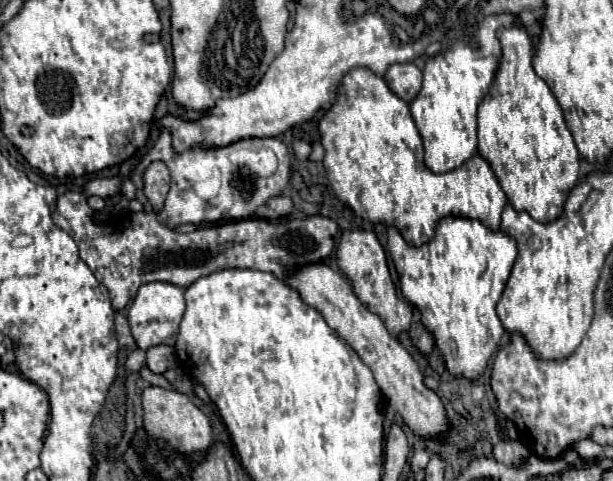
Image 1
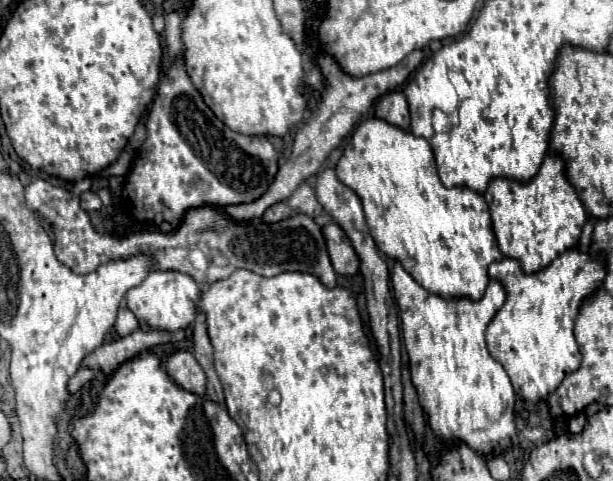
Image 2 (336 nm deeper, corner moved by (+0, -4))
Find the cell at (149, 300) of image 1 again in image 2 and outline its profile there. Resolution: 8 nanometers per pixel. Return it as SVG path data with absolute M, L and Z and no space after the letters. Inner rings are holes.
M151 271L147 279L127 291L127 307L133 311L133 315L139 321L145 321L151 329L163 329L163 331L177 331L185 329L189 323L193 323L197 315L197 301L201 297L201 289L195 283L195 279L181 271Z

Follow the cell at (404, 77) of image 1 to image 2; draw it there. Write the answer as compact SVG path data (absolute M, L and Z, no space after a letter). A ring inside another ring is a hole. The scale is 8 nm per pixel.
M391 91L391 93L383 95L375 103L375 117L379 117L403 131L409 131L409 109L407 109L405 95L401 91Z

